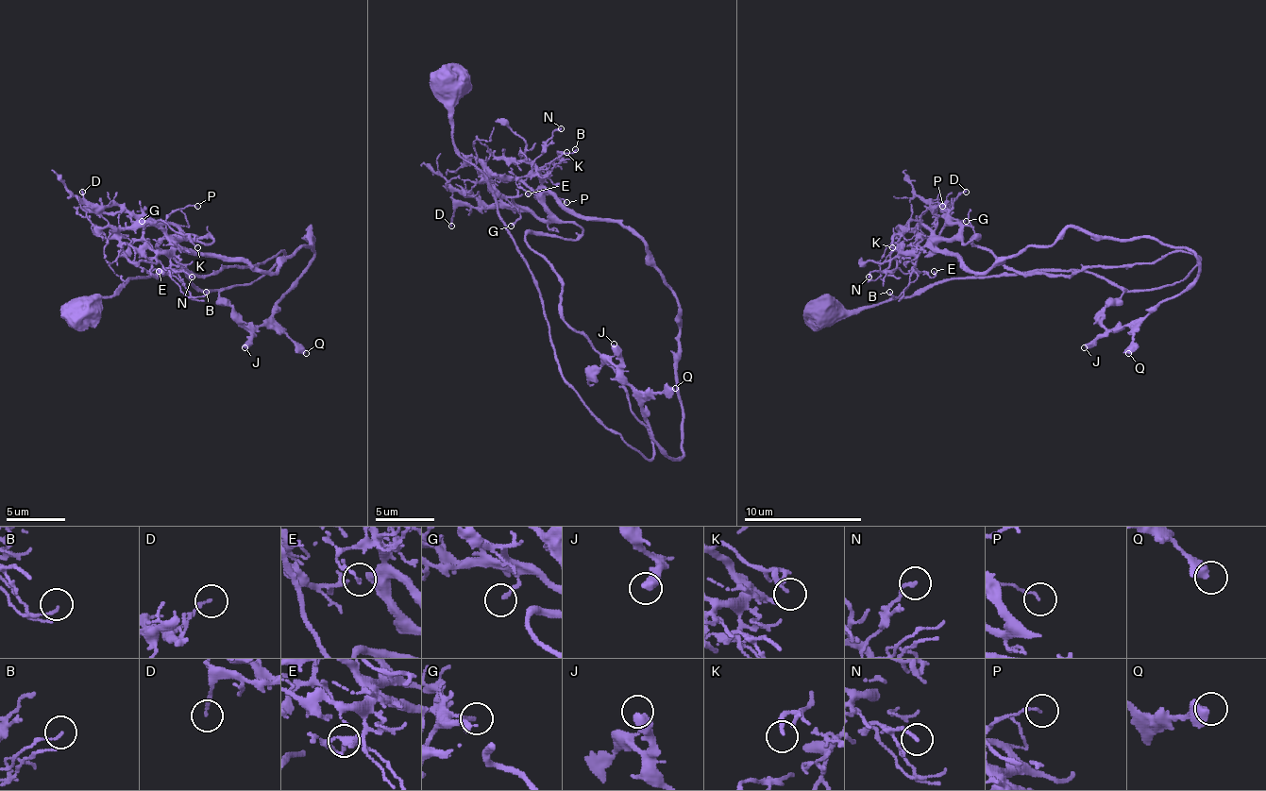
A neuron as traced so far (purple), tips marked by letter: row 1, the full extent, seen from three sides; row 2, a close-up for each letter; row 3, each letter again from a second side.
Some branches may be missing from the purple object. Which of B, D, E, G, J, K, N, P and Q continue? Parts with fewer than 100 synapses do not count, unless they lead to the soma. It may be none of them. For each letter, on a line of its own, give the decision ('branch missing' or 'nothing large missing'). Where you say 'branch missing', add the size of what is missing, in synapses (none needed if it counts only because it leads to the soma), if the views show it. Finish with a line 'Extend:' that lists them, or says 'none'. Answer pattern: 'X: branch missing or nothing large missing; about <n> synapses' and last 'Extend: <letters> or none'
B: nothing large missing
D: nothing large missing
E: nothing large missing
G: nothing large missing
J: nothing large missing
K: nothing large missing
N: nothing large missing
P: nothing large missing
Q: nothing large missing
Extend: none

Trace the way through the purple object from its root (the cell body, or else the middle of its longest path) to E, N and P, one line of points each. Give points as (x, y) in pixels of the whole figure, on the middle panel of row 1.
E: (457, 82), (454, 146), (569, 388), (649, 459), (525, 238), (581, 228), (537, 176), (528, 193)
N: (457, 82), (454, 146), (569, 388), (649, 459), (525, 238), (581, 232), (525, 159), (561, 128)
P: (457, 82), (454, 146), (569, 388), (649, 459), (525, 238), (575, 238), (537, 193), (566, 202)

